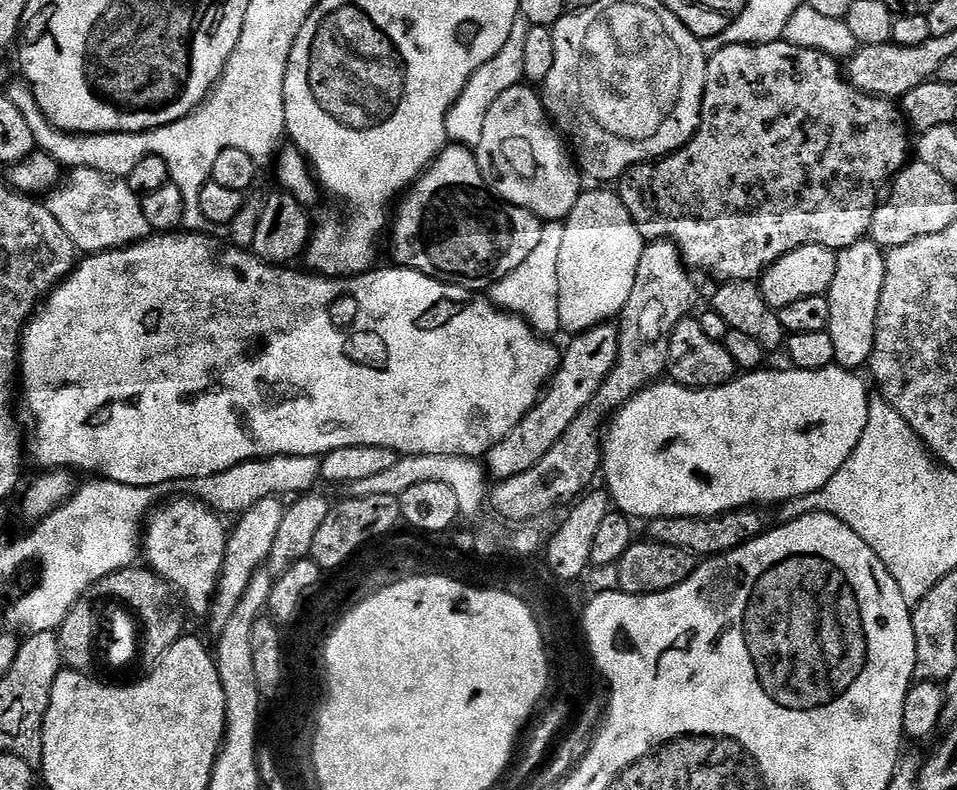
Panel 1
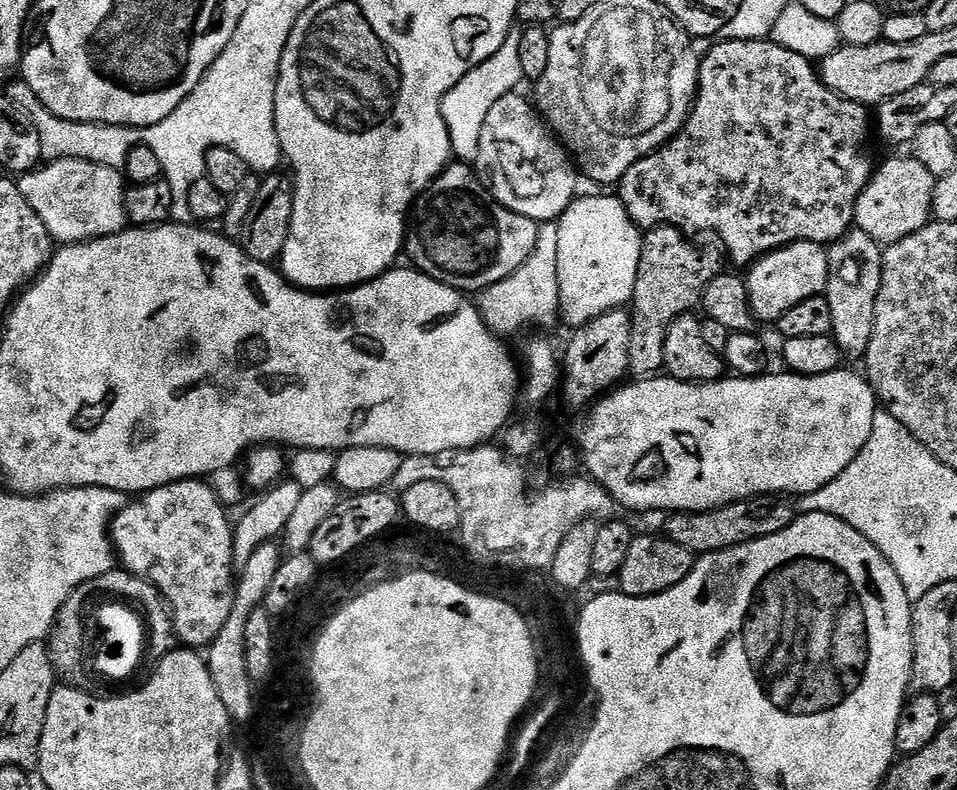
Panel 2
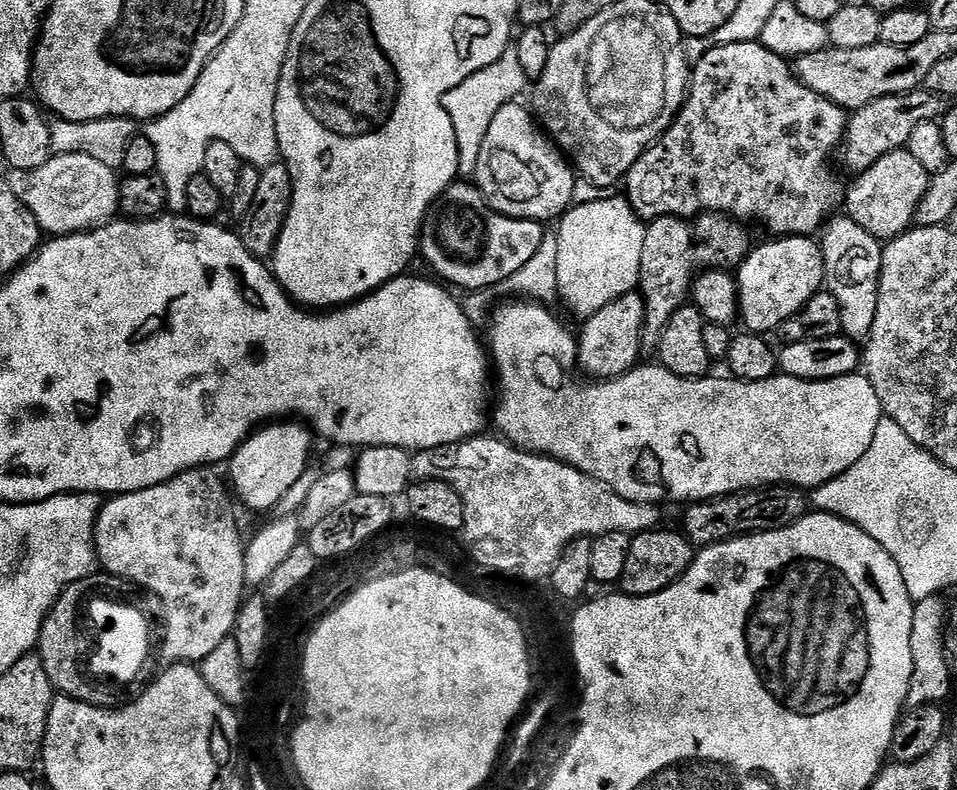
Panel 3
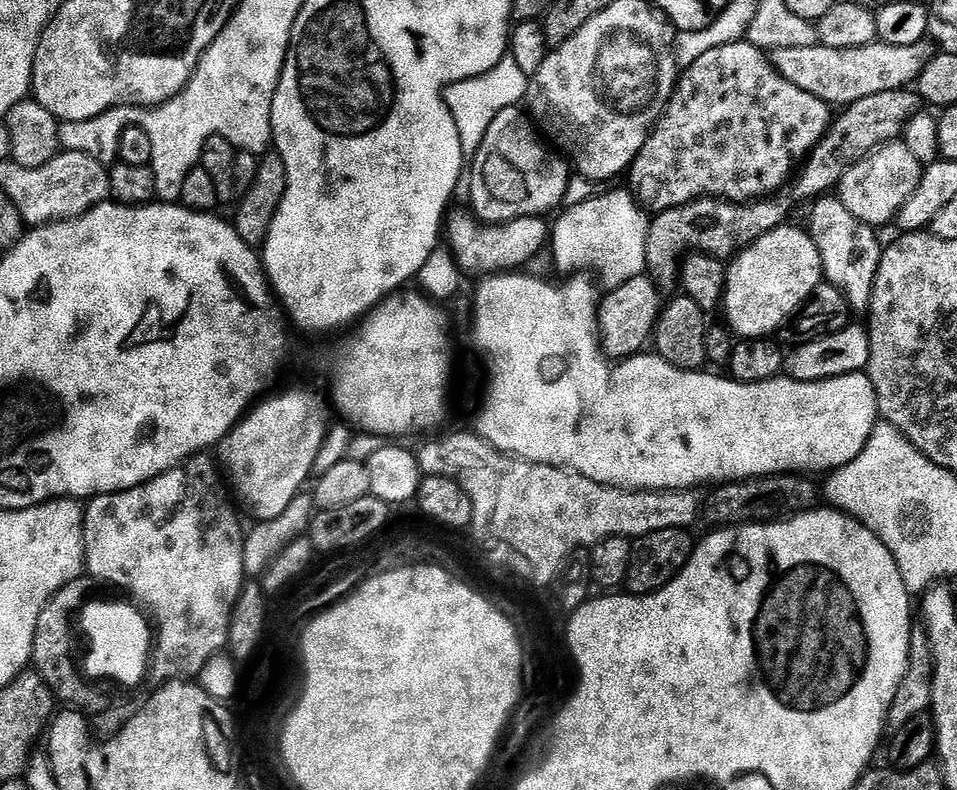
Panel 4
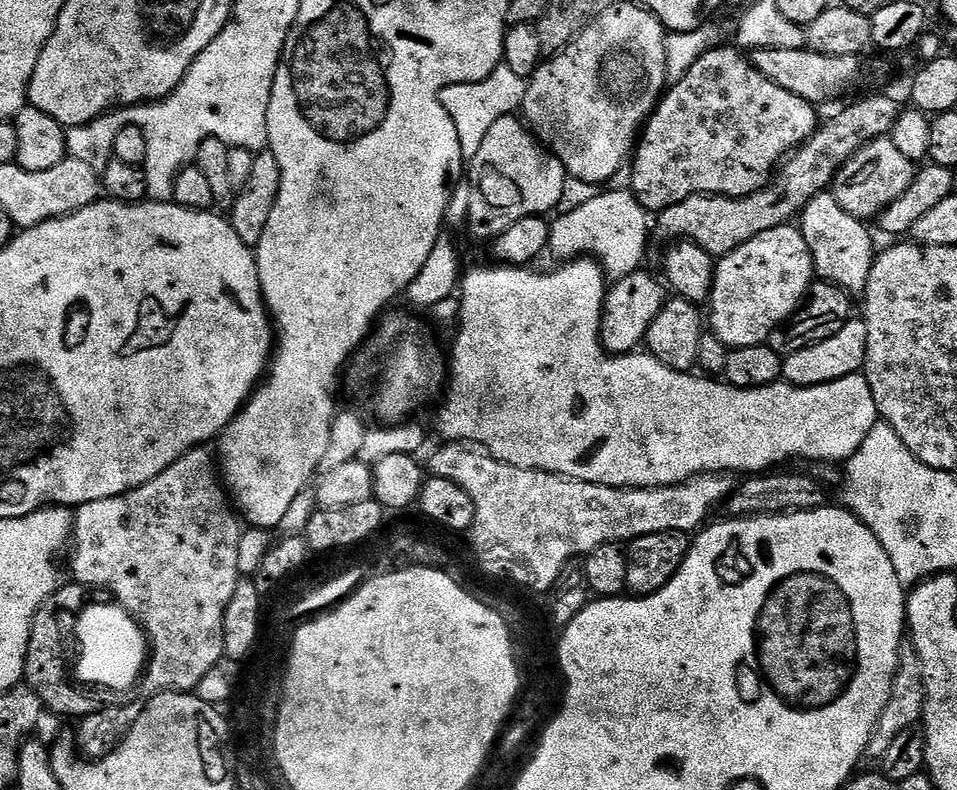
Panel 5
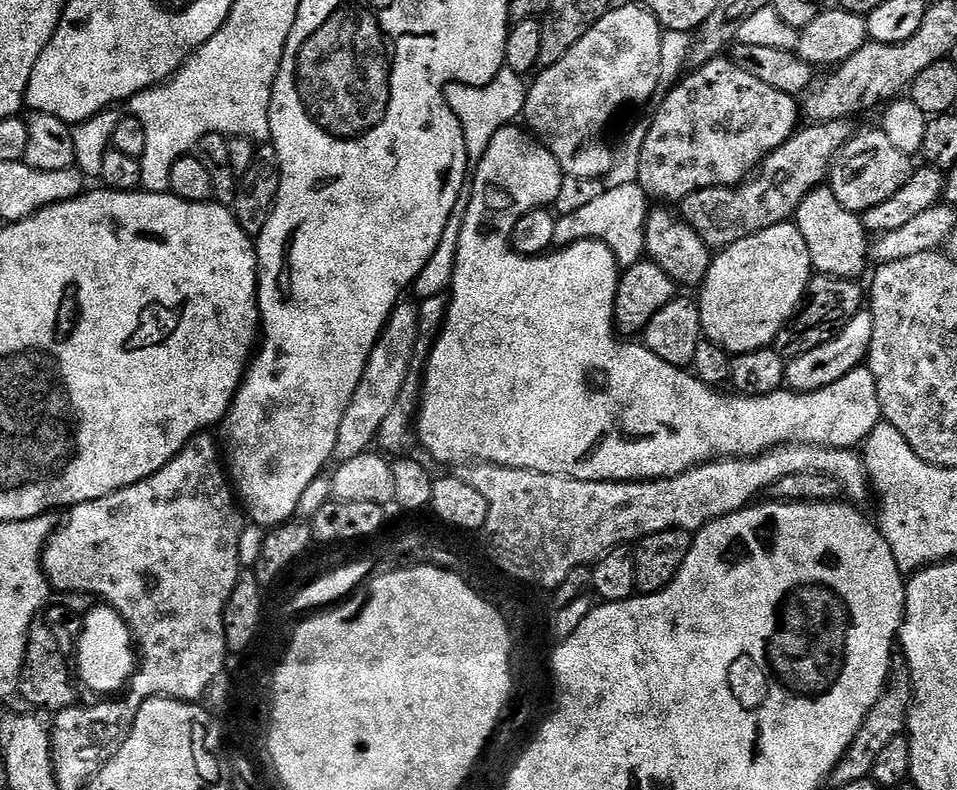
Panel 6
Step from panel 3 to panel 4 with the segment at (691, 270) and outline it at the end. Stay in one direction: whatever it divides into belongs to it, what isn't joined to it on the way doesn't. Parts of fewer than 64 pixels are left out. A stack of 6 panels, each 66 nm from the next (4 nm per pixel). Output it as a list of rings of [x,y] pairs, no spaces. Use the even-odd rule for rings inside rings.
[[[777,194],[771,198],[757,200],[746,204],[733,204],[727,200],[709,198],[707,200],[695,200],[689,204],[683,204],[681,208],[671,208],[665,212],[657,212],[651,217],[648,225],[648,237],[646,238],[646,262],[644,267],[646,275],[661,293],[671,293],[672,287],[677,287],[678,277],[682,267],[682,261],[689,254],[707,254],[725,262],[731,261],[737,252],[743,252],[758,238],[770,234],[770,230],[781,227],[784,220],[792,212],[792,200],[785,194]]]

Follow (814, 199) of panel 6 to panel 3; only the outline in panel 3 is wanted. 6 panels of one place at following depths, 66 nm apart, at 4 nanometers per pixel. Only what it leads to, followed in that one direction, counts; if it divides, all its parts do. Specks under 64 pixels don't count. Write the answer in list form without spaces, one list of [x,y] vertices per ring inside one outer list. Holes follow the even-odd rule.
[[[836,214],[825,223],[818,243],[824,259],[824,283],[840,307],[841,333],[850,340],[863,342],[874,326],[874,310],[878,306],[878,282],[884,253],[881,241],[866,234],[866,230],[847,214]]]

